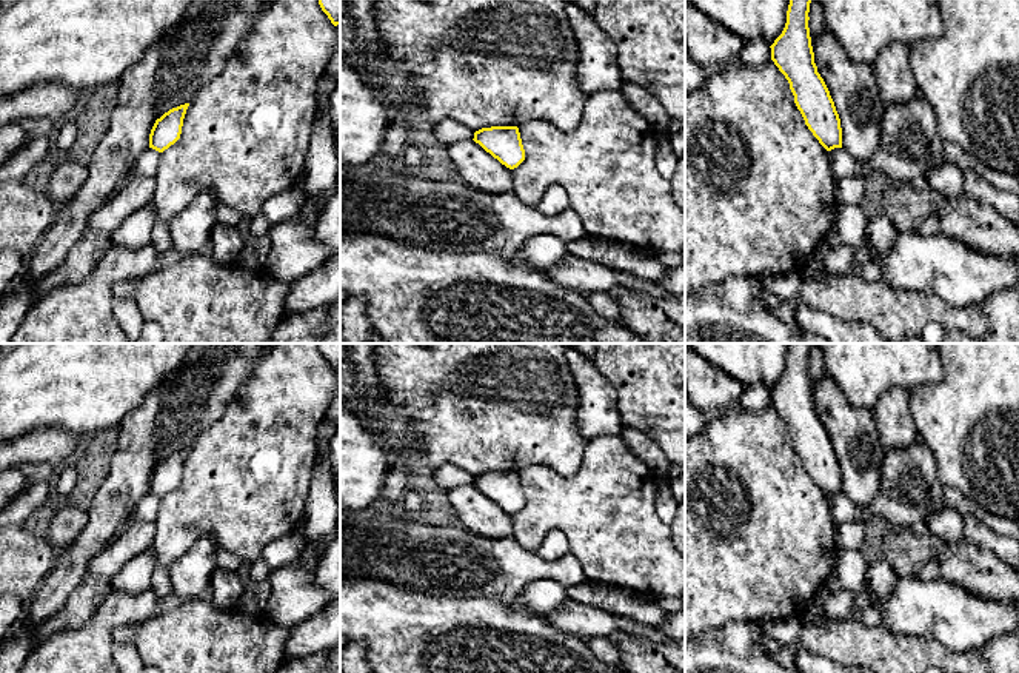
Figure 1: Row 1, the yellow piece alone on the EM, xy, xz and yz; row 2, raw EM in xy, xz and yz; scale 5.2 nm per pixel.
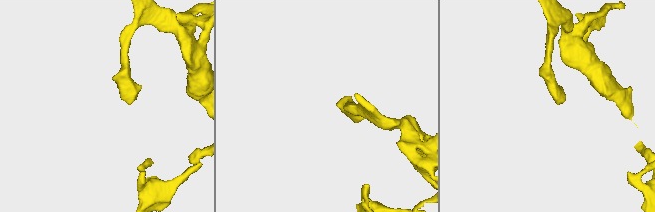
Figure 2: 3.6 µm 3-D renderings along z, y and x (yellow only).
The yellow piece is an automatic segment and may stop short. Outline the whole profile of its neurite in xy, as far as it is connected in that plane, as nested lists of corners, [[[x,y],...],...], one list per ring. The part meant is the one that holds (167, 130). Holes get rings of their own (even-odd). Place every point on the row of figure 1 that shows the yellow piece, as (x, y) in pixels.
[[[189,103],[172,108],[155,120],[149,134],[149,148],[163,152],[180,139],[188,106]]]

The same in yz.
[[[790,0],[787,23],[774,40],[771,60],[785,75],[805,125],[831,151],[842,148],[840,119],[830,91],[817,72],[811,46],[808,12],[811,0]]]

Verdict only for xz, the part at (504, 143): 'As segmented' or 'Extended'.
As segmented

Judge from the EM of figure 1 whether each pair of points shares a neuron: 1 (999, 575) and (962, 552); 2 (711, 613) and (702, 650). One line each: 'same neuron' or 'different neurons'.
1: same neuron
2: different neurons

